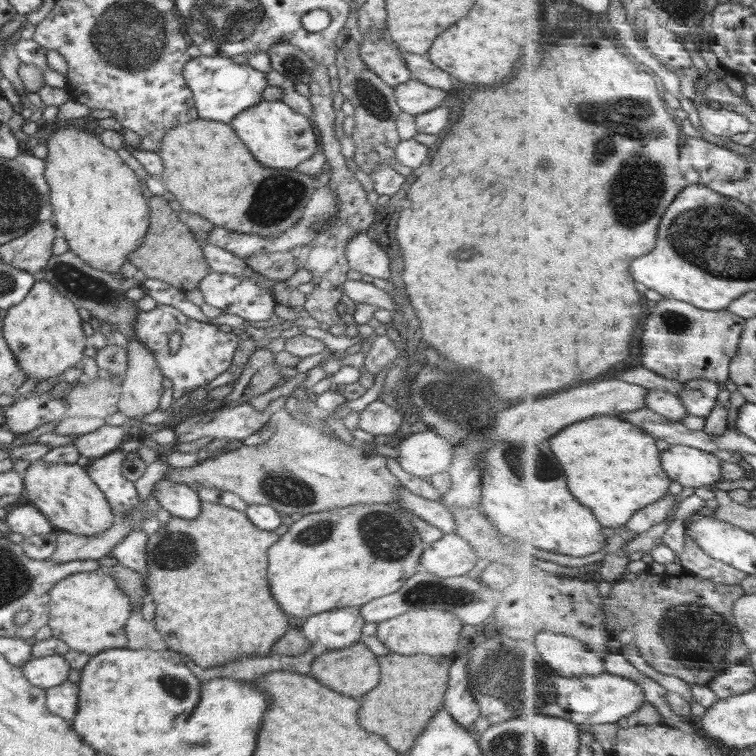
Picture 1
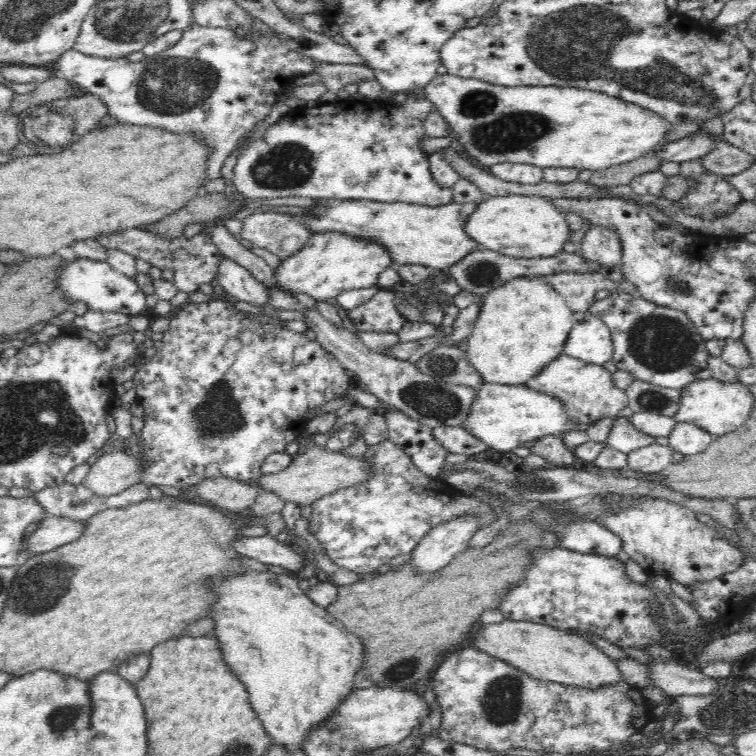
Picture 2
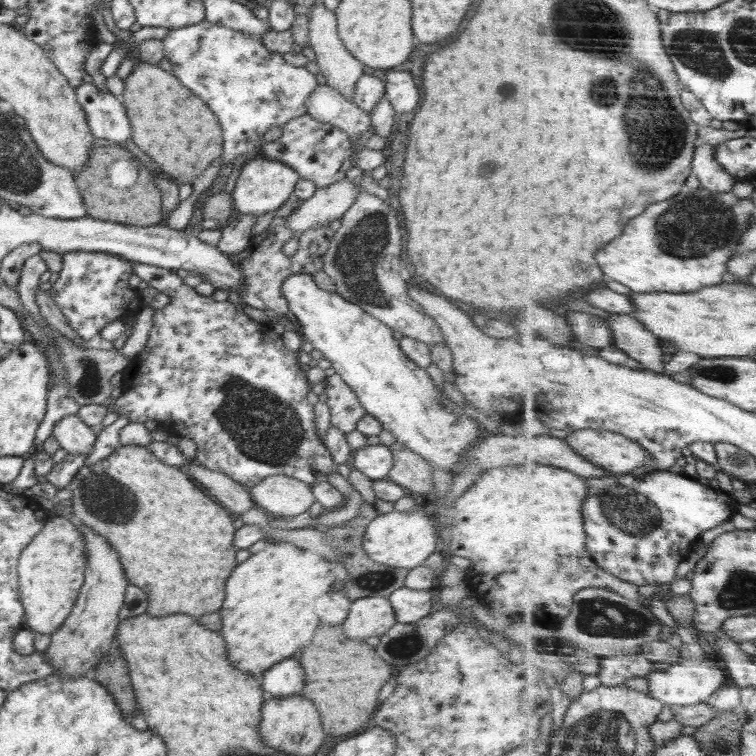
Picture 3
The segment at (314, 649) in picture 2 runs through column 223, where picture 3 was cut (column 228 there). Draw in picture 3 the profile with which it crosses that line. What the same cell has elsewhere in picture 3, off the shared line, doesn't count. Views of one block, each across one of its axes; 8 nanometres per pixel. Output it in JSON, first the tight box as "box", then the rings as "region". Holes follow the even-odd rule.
{"box":[219,542,340,678],"region":[[[270,542],[264,550],[251,554],[248,560],[234,568],[227,579],[226,599],[219,610],[222,615],[219,632],[226,640],[227,654],[234,667],[250,673],[252,677],[260,678],[265,670],[310,644],[318,626],[322,624],[313,610],[313,604],[320,596],[337,590],[340,584],[332,573],[334,565],[331,562],[321,554],[294,544]]]}

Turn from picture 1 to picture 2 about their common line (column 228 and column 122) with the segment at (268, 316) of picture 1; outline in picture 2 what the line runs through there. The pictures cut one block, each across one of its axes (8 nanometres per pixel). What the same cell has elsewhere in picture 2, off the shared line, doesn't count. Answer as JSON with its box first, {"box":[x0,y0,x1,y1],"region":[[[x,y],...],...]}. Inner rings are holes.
{"box":[57,257,146,316],"region":[[[75,257],[66,261],[57,280],[58,290],[71,302],[84,302],[88,311],[119,312],[127,316],[140,315],[146,310],[146,294],[136,281],[114,270],[108,261],[93,261]]]}

